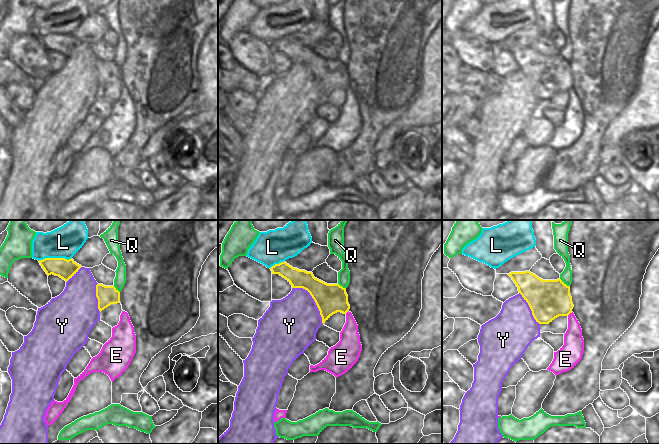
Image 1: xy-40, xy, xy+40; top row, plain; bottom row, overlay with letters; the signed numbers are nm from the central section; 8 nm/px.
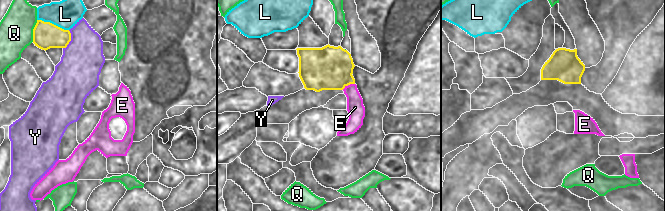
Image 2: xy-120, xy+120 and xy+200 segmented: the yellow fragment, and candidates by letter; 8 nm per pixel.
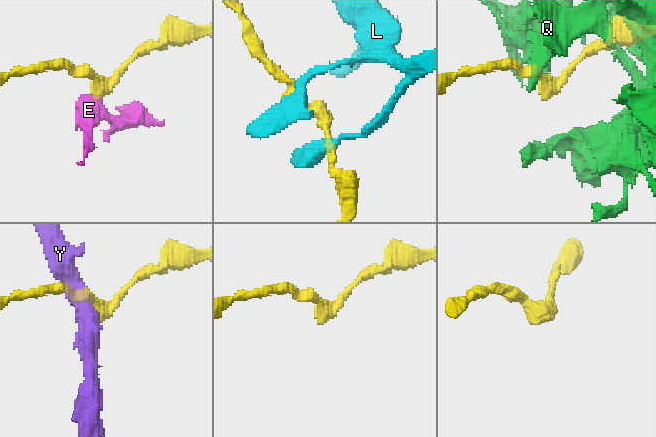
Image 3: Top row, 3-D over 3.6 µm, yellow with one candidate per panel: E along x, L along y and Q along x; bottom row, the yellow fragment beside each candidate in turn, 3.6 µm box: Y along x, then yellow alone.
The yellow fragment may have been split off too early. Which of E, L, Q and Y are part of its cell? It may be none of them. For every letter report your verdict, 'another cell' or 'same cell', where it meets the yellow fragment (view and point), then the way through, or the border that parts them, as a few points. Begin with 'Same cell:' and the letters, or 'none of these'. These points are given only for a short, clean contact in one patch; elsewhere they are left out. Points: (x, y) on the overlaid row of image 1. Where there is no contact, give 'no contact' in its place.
Same cell: none of these
E: another cell; contact xy+40 (569, 313); border xy+40 (572, 312), (567, 315)
L: another cell; contact xy-40 (54, 258); border xy-40 (71, 257), (68, 259), (43, 258), (38, 260)
Q: another cell; contact xy+40 (563, 282)
Y: another cell; contact xy (314, 300)

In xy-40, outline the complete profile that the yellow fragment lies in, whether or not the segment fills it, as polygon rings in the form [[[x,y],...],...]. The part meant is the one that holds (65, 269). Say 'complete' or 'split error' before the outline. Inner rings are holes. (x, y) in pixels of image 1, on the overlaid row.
complete; [[[45,258],[43,260],[39,260],[39,263],[48,276],[53,274],[55,276],[59,276],[66,282],[82,267],[72,258],[69,260],[65,258]]]

